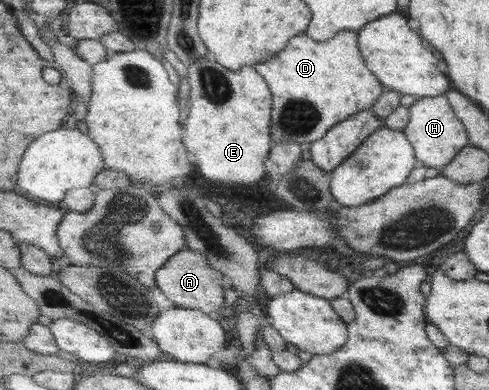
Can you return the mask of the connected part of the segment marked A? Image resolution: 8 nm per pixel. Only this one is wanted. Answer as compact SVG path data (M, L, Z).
M187 249L176 253L159 273L156 273L156 285L179 308L200 309L205 313L222 311L225 303L223 289L224 273L215 269L210 261L198 251Z

